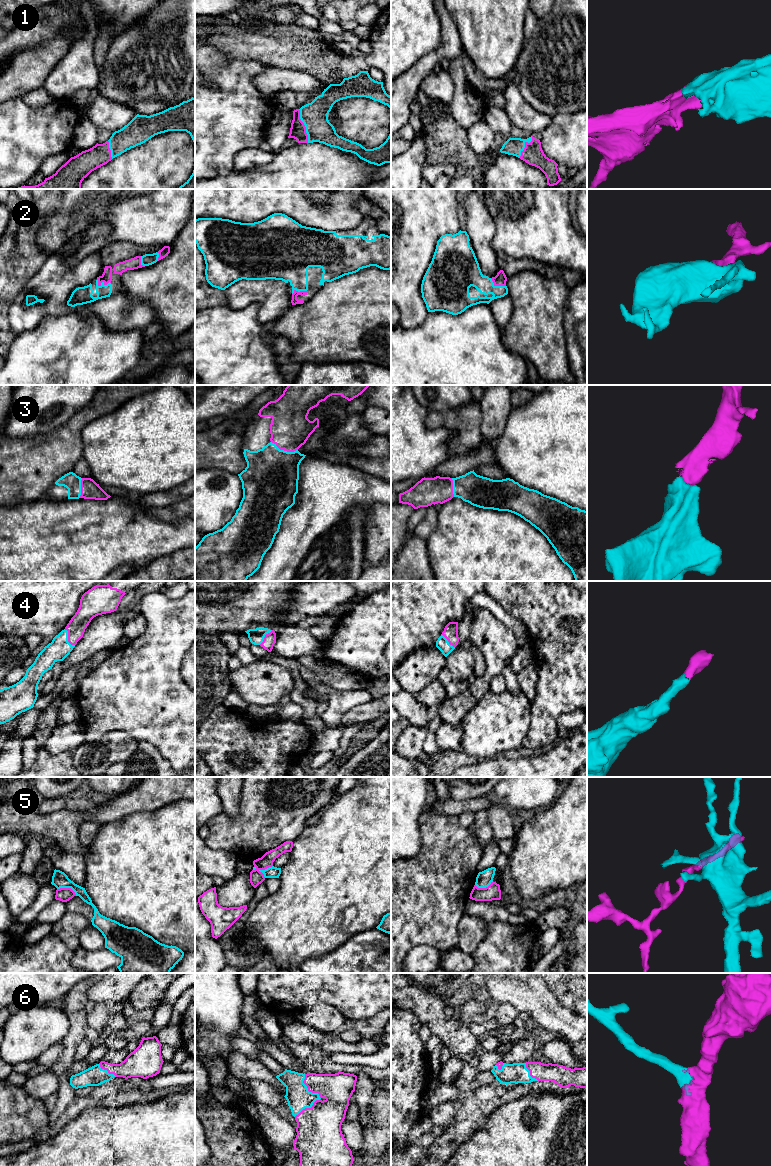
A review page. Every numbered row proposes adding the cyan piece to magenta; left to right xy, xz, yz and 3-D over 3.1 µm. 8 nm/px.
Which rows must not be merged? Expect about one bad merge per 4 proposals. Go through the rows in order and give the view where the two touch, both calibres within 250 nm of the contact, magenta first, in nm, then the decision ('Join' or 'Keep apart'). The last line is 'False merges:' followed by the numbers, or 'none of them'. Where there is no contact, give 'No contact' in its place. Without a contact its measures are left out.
1: Touches magenta in xz. Thickness 130 nm (magenta) against 220 nm. Join
2: Touches magenta in xy. Thickness 90 nm (magenta) against 140 nm. Join
3: Touches magenta in xz. Thickness 320 nm (magenta) against 440 nm. Join
4: Touches magenta in xy. Thickness 150 nm (magenta) against 170 nm. Join
5: Touches magenta in xz. Thickness 110 nm (magenta) against 100 nm. Keep apart
6: Touches magenta in xz. Thickness 360 nm (magenta) against 190 nm. Join
False merges: 5

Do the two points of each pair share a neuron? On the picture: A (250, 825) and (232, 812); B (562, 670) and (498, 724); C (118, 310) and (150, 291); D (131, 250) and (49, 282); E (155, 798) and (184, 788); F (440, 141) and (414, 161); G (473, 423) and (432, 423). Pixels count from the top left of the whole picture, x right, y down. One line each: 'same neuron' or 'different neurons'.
A: different neurons
B: different neurons
C: different neurons
D: different neurons
E: same neuron
F: different neurons
G: same neuron

